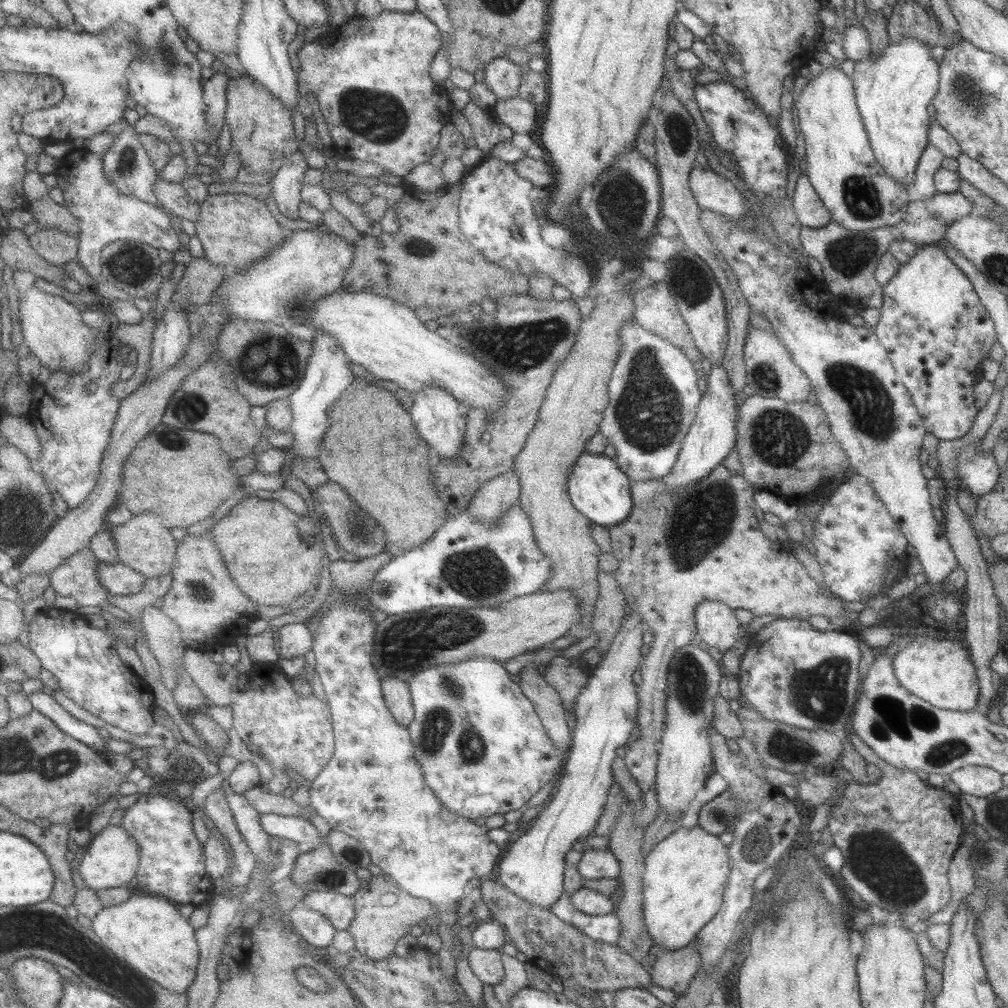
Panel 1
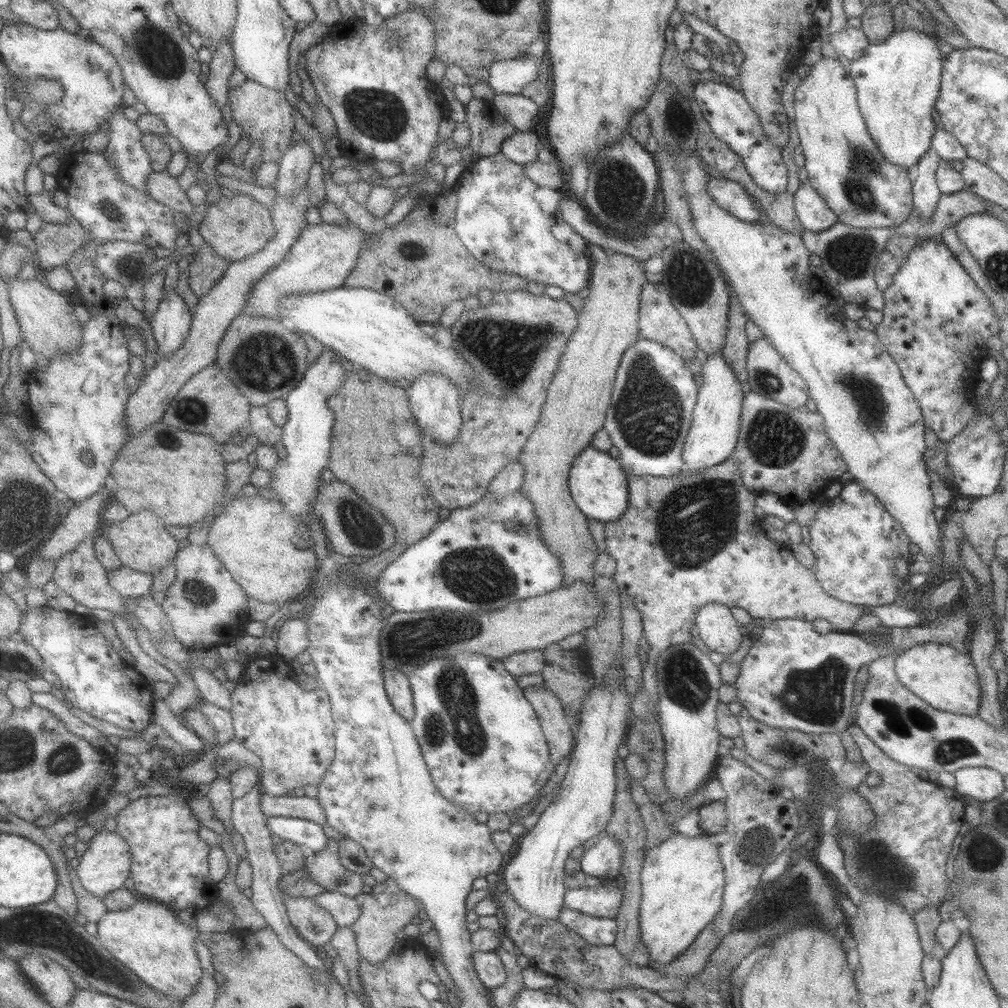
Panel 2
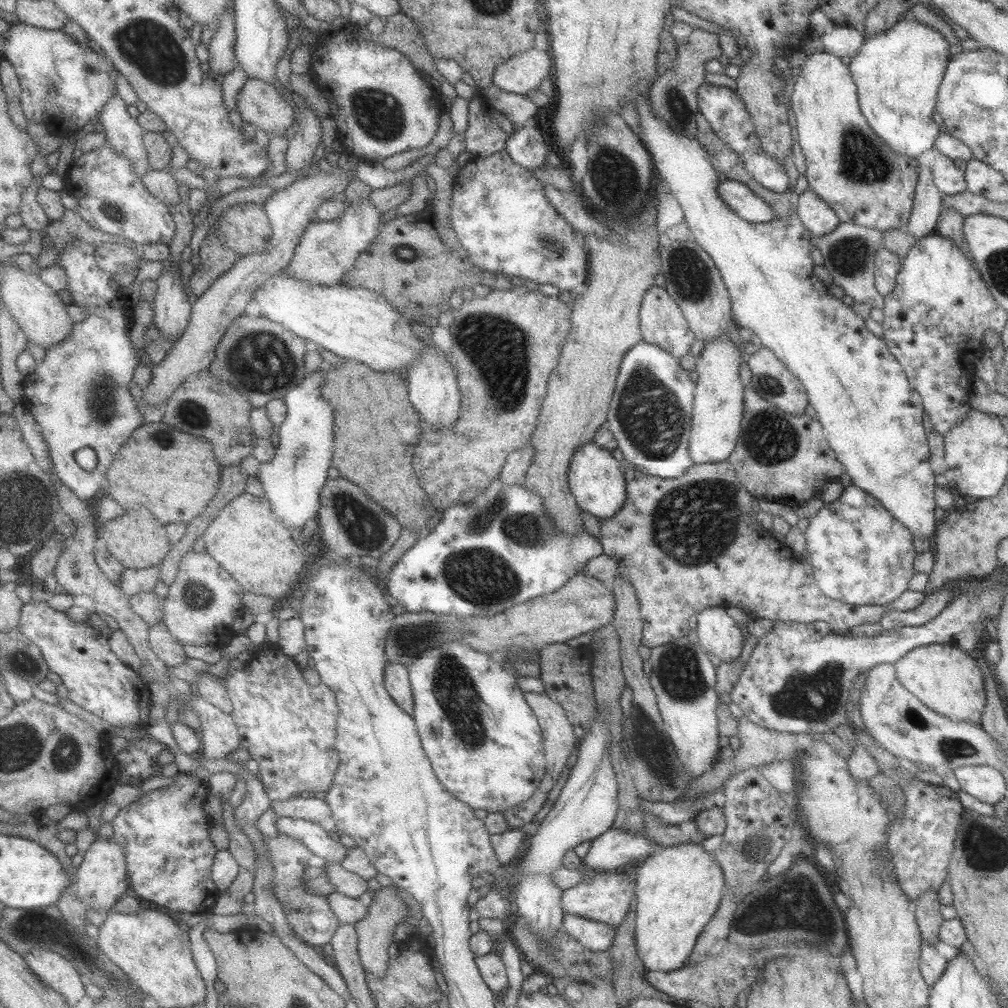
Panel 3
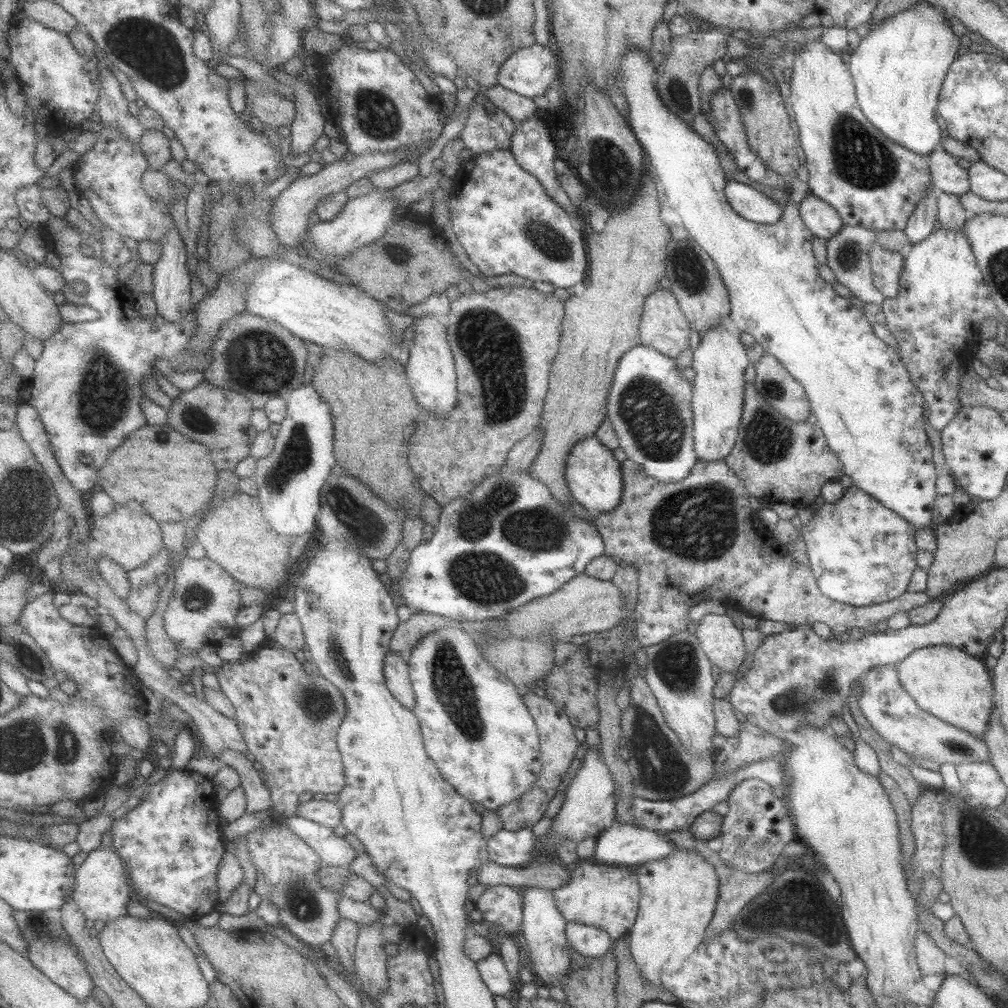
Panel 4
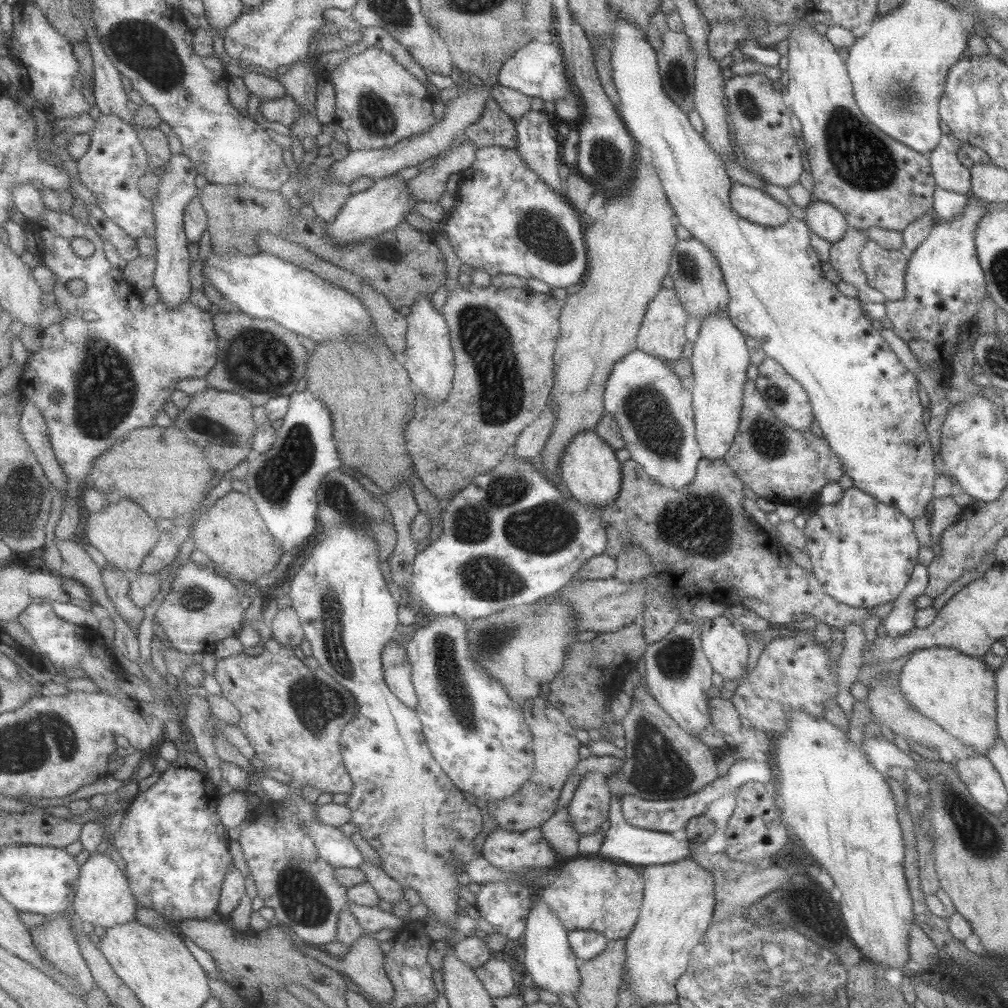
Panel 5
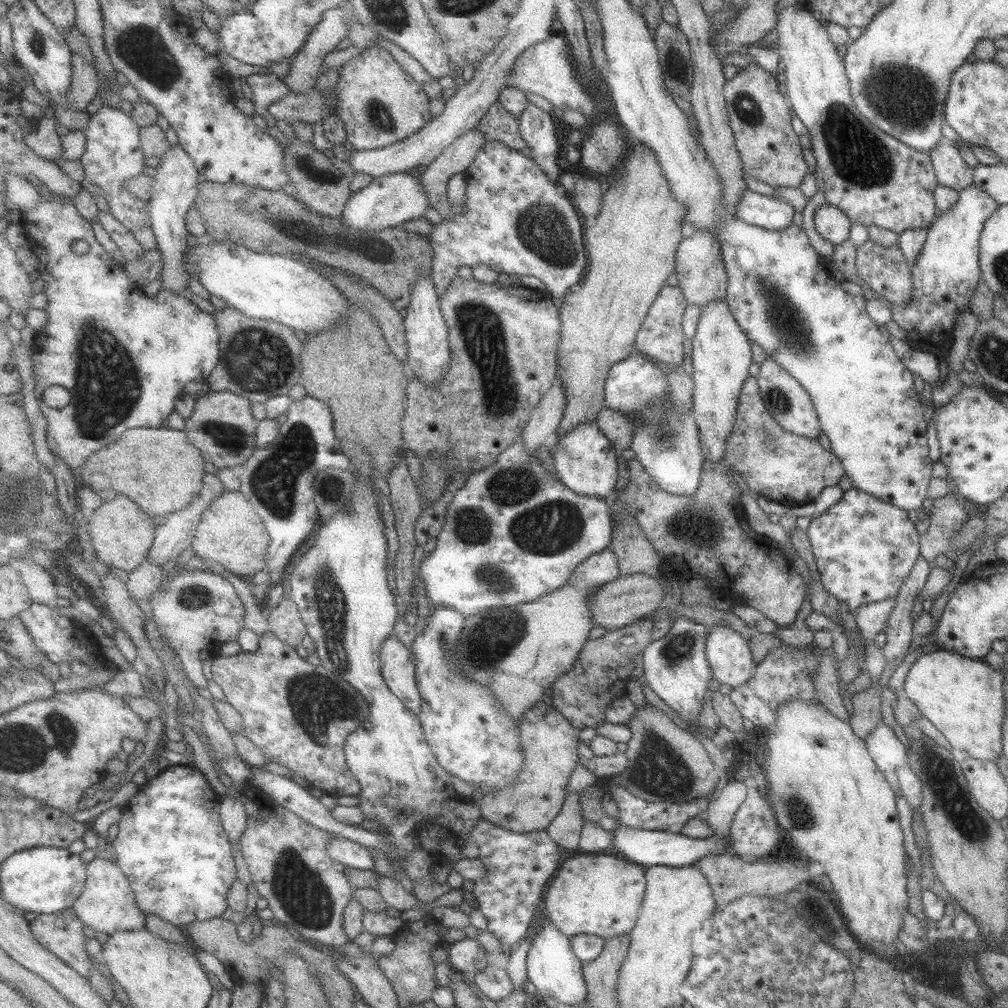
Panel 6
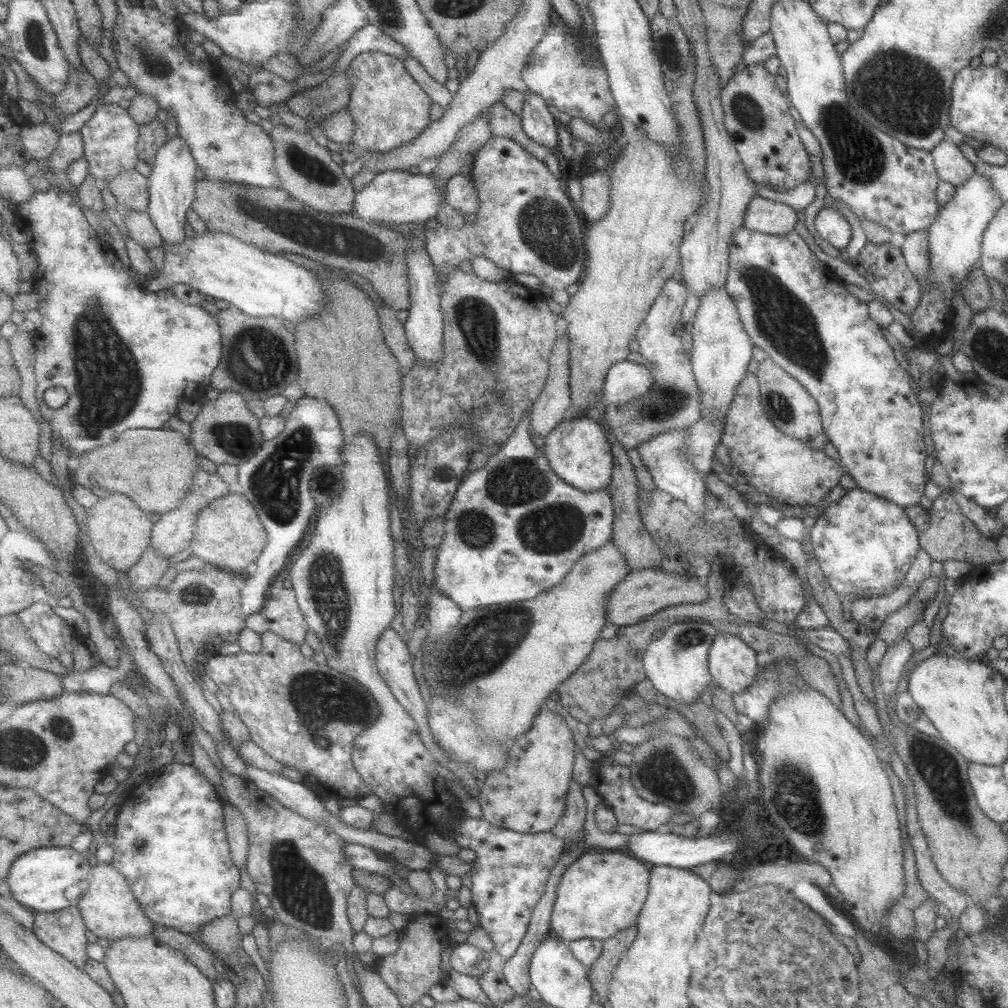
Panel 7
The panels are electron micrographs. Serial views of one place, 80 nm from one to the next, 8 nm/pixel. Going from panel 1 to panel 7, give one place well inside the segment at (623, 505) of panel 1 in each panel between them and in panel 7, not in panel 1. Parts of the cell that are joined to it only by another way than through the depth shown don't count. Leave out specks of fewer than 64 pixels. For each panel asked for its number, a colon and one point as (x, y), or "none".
2: (597, 485)
3: (595, 478)
4: (594, 477)
5: (589, 469)
6: (584, 461)
7: (578, 451)

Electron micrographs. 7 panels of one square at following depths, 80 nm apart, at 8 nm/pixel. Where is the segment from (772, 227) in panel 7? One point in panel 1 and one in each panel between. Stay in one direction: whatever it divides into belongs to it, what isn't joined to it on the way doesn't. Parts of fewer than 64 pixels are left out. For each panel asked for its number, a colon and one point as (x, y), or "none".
1: (711, 192)
2: (728, 195)
3: (737, 196)
4: (751, 205)
5: (755, 206)
6: (768, 212)

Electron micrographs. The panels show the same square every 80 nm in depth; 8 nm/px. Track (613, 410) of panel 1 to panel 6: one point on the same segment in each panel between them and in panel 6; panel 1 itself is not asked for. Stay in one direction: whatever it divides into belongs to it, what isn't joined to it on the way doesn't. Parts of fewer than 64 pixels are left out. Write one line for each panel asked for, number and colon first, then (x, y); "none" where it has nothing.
2: (653, 393)
3: (650, 412)
4: (649, 405)
5: (652, 407)
6: (665, 442)

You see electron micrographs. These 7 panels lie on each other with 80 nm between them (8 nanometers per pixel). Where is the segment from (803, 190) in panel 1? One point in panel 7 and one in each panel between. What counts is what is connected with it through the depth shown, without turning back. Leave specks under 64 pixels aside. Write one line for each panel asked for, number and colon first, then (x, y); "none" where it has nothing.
2: (812, 214)
3: (817, 218)
4: (822, 221)
5: (828, 223)
6: (830, 224)
7: (832, 227)

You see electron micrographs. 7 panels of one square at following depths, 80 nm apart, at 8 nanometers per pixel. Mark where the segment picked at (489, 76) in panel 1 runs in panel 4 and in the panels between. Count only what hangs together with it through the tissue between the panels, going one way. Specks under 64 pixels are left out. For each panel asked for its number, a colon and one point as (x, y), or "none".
2: (509, 76)
3: (524, 71)
4: (530, 71)

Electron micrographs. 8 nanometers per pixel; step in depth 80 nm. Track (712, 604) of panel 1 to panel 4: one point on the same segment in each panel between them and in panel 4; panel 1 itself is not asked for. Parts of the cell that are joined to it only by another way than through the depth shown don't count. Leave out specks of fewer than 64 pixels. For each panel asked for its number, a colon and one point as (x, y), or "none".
2: (717, 631)
3: (716, 632)
4: (722, 643)

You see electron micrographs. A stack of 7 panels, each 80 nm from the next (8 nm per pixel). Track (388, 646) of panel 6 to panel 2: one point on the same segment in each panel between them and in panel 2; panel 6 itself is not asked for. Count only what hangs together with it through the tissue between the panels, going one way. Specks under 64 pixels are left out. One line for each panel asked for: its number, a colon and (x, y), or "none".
2: (398, 685)
3: (398, 682)
4: (397, 670)
5: (398, 670)

